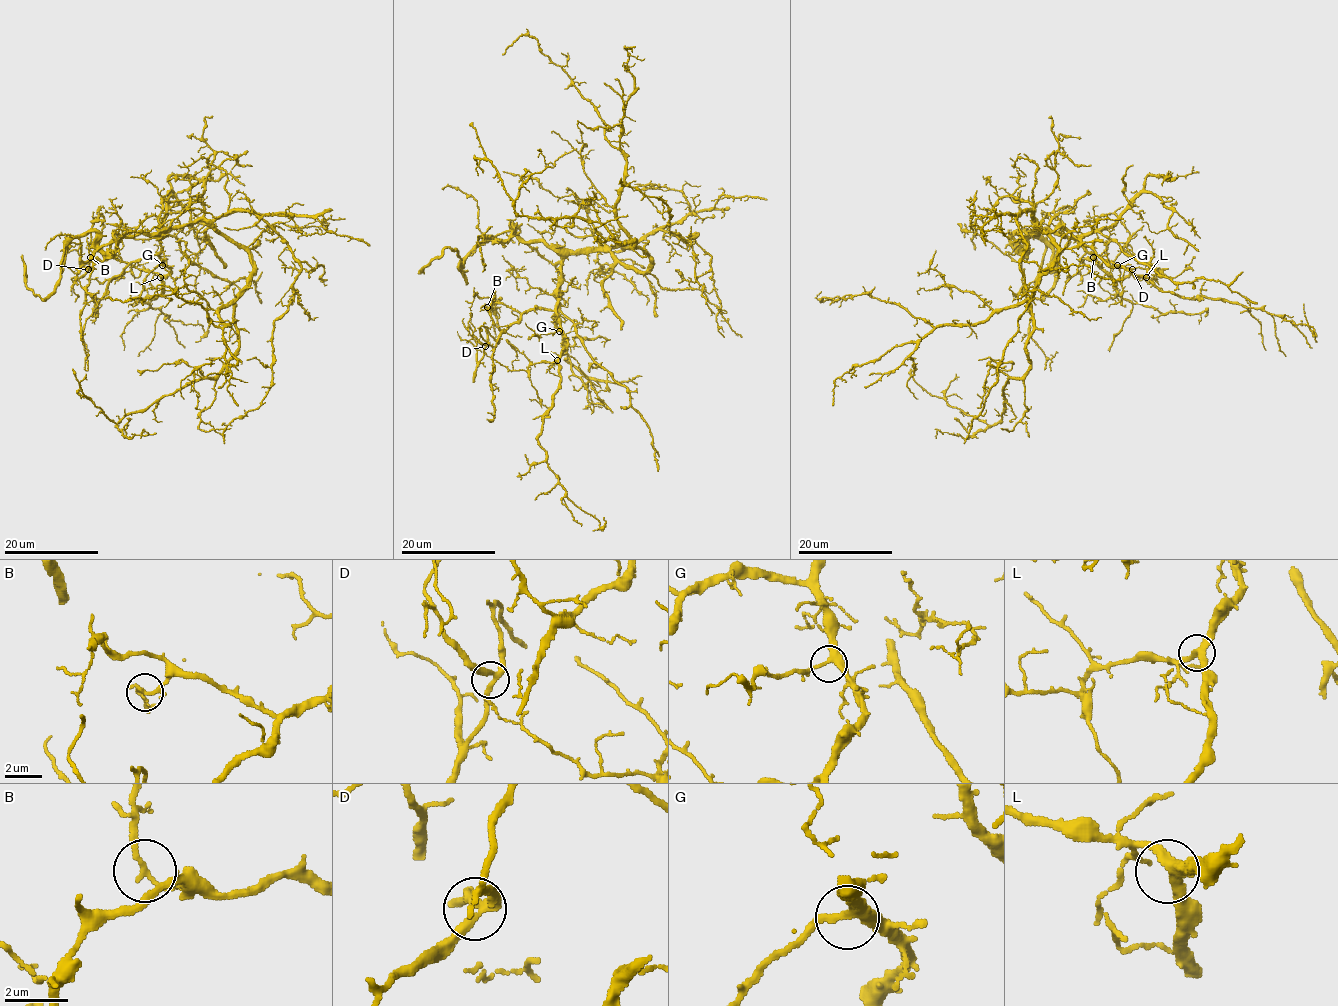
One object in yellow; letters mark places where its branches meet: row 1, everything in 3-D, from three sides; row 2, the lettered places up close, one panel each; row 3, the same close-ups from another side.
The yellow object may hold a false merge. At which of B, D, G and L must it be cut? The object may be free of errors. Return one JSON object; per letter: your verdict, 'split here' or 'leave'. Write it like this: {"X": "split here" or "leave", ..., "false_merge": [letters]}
{"B": "split here", "D": "leave", "G": "leave", "L": "leave", "false_merge": ["B"]}

